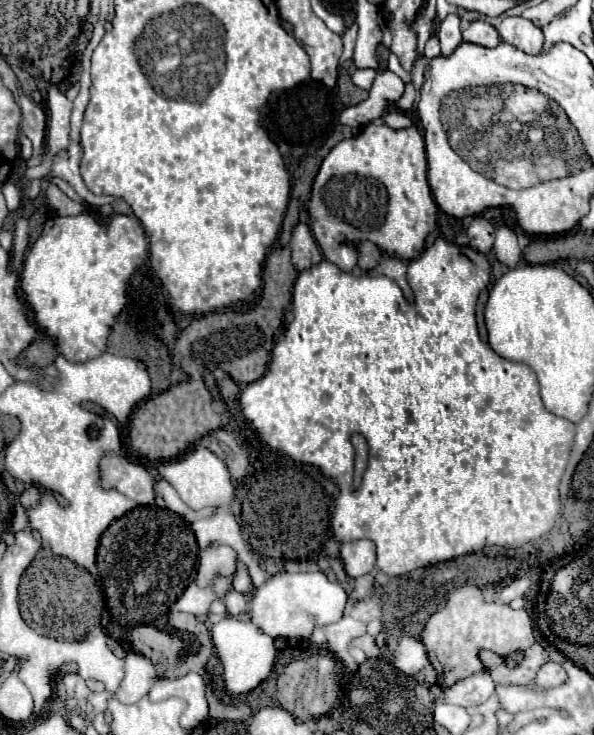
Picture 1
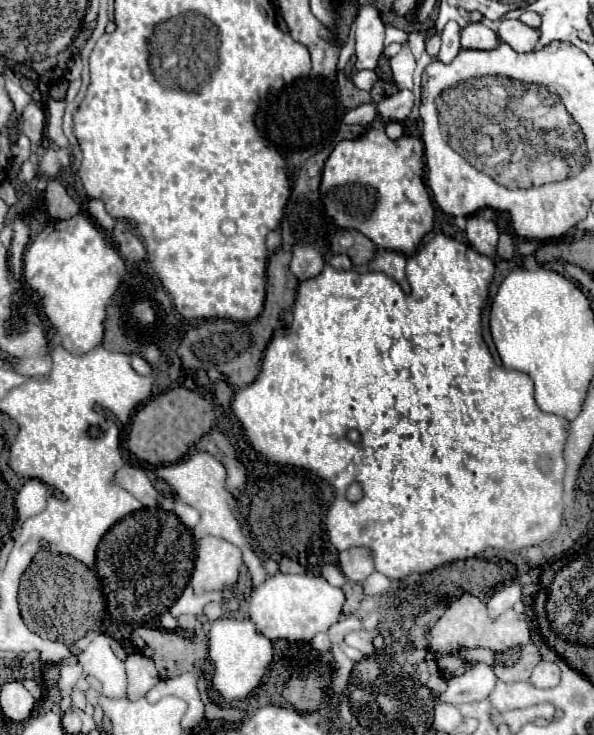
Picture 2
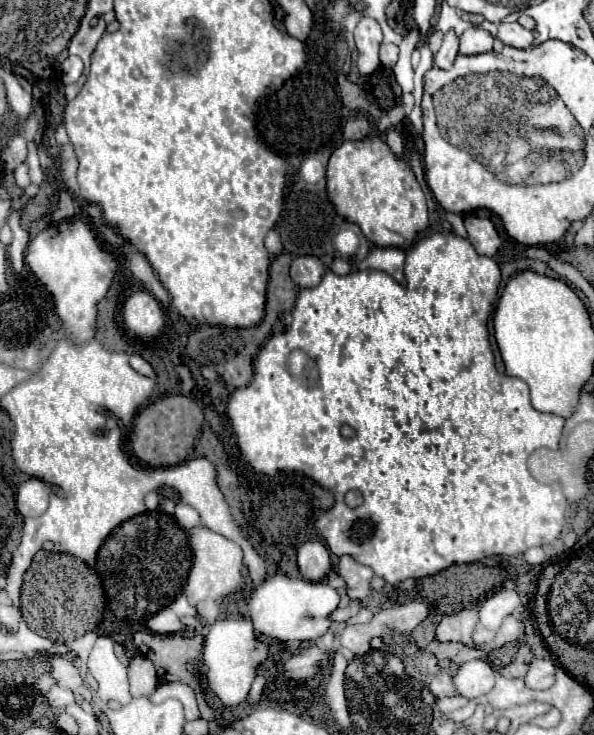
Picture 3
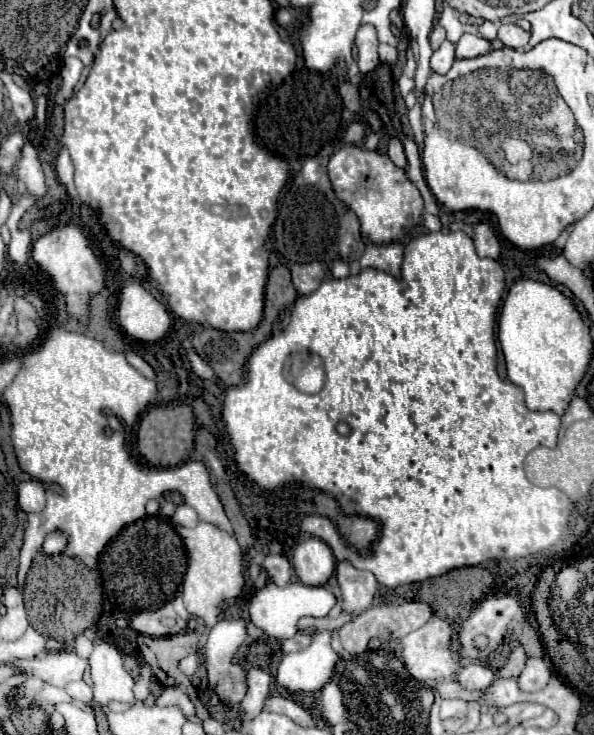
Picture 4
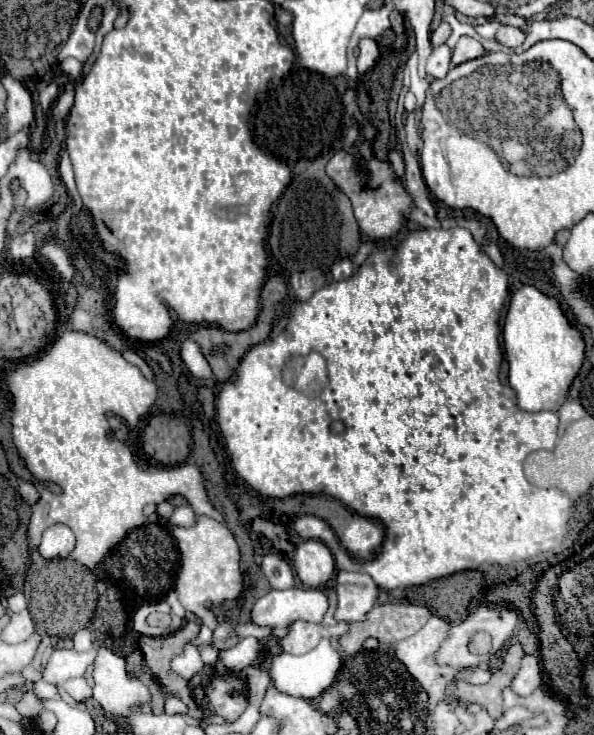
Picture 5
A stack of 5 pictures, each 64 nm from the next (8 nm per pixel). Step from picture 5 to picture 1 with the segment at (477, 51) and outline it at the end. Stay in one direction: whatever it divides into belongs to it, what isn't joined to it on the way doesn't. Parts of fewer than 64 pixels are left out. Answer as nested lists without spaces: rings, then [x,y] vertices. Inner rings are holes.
[[[476,20],[472,22],[464,32],[462,32],[462,40],[470,42],[470,44],[478,44],[484,48],[494,48],[500,44],[500,36],[496,32],[494,26],[486,24],[484,20]]]

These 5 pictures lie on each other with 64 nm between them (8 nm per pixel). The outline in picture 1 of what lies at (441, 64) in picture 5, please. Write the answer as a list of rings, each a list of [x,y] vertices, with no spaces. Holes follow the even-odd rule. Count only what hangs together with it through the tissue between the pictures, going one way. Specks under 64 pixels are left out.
[[[450,14],[444,22],[440,22],[438,38],[442,46],[442,56],[450,56],[458,48],[458,44],[462,42],[462,36],[460,36],[460,20],[456,14]]]

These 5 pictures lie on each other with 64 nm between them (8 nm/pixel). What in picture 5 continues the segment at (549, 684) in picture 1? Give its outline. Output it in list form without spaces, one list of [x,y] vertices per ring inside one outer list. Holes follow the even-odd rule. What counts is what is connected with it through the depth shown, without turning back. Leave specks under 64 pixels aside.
[[[524,656],[518,674],[514,676],[510,688],[516,696],[528,696],[534,690],[544,686],[544,672],[540,666],[540,660],[536,656]]]

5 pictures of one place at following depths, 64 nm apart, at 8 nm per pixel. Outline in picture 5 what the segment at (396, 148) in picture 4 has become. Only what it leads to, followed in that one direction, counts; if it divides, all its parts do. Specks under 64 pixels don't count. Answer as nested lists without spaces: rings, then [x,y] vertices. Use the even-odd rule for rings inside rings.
[[[398,150],[390,152],[390,162],[392,162],[394,178],[402,178],[404,176],[404,160],[402,160],[402,154]]]

